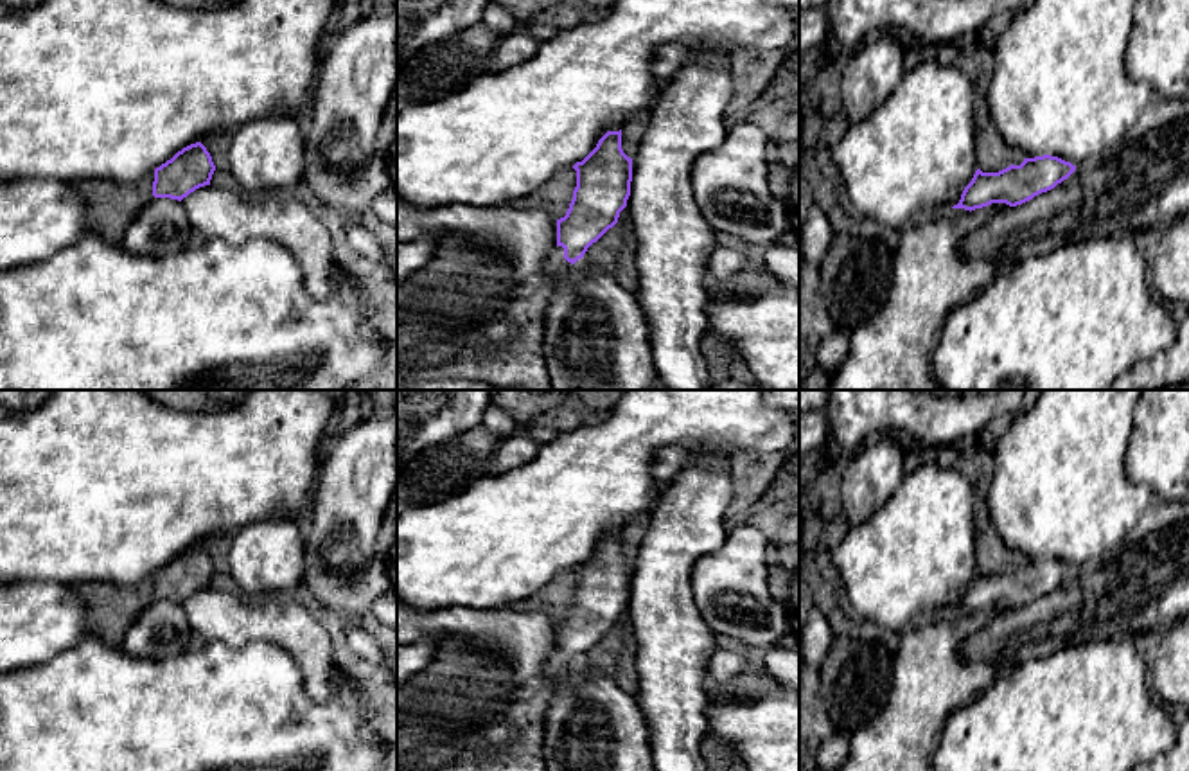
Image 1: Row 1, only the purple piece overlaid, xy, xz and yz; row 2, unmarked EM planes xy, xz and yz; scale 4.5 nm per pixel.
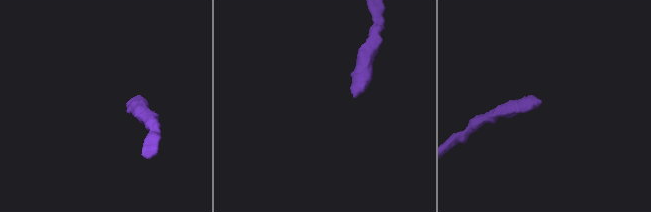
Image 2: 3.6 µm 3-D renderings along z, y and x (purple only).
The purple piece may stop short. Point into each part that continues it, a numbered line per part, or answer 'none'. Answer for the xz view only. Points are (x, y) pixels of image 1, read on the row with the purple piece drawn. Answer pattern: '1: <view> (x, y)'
1: xz (555, 266)

